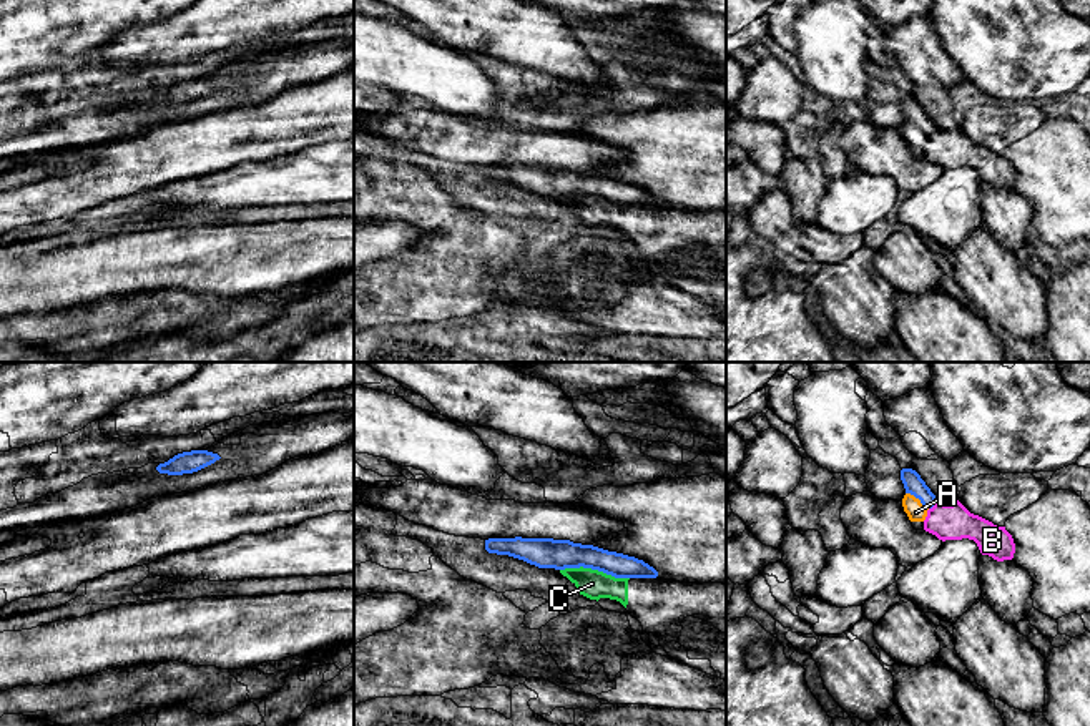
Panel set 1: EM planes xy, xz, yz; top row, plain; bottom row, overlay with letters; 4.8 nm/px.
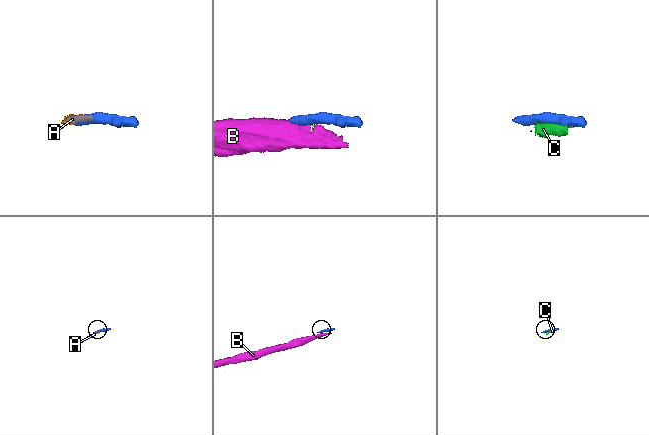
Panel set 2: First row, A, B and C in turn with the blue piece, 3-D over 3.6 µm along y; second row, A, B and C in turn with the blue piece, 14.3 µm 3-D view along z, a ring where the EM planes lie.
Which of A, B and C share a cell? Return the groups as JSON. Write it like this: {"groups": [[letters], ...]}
{"groups": [["A"], ["B", "C"]]}

